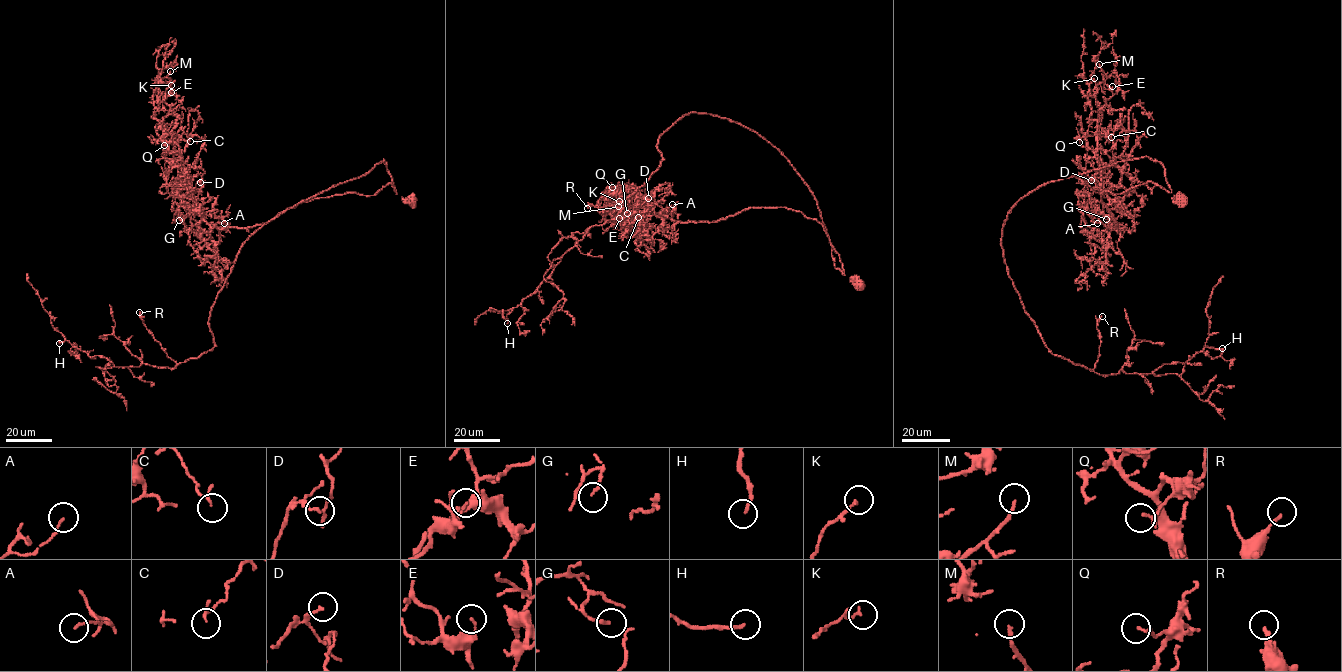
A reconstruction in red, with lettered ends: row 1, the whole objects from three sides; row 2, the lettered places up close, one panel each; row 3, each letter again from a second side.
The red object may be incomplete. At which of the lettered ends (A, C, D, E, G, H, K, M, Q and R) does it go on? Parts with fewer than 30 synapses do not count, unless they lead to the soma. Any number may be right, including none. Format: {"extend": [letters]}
{"extend": ["H"]}

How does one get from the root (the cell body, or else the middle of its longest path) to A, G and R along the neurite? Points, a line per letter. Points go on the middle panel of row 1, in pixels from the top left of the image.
A: (859, 283), (845, 275), (822, 226), (799, 211), (749, 207), (714, 222), (678, 222), (659, 216), (672, 204)
G: (859, 283), (845, 275), (822, 226), (799, 211), (749, 207), (678, 222), (628, 201), (627, 213)
R: (859, 283), (835, 267), (788, 159), (726, 118), (685, 114), (643, 185), (587, 208)

